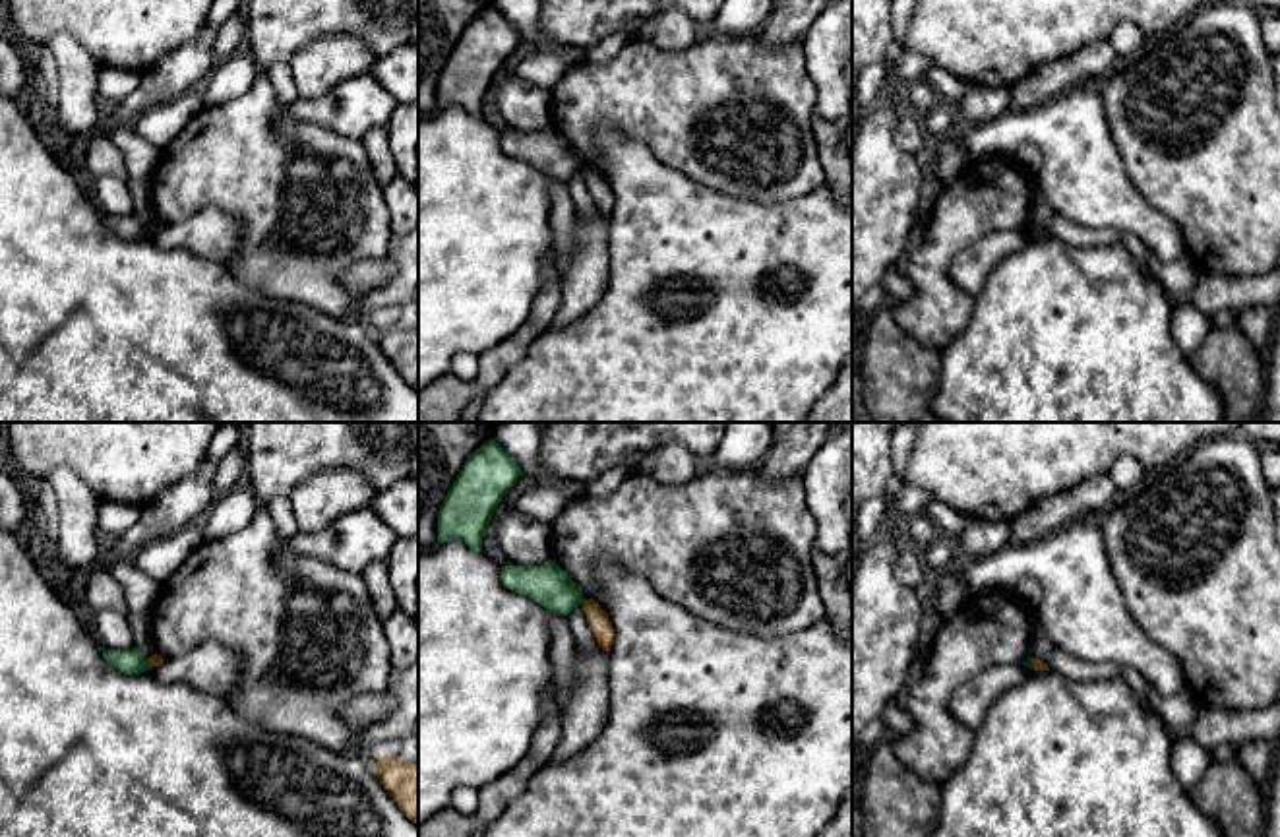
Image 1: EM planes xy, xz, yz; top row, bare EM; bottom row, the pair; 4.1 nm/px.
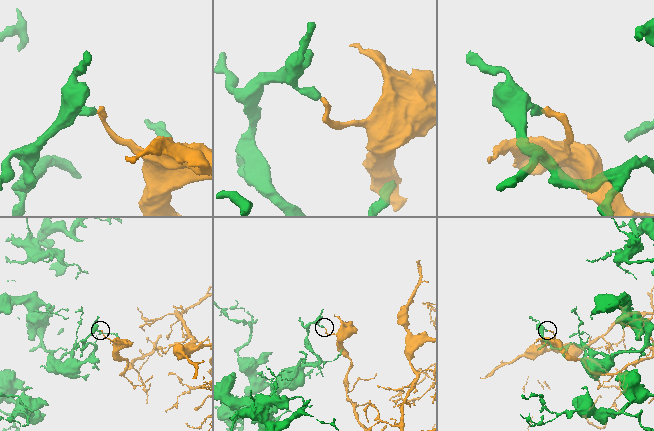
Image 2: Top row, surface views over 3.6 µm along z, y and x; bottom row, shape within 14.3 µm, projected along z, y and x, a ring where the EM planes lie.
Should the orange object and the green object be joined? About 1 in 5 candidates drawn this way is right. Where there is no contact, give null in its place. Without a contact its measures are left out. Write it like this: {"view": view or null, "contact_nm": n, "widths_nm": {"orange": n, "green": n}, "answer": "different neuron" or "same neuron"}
{"view": "xz", "contact_nm": 30, "widths_nm": {"orange": 90, "green": 170}, "answer": "different neuron"}

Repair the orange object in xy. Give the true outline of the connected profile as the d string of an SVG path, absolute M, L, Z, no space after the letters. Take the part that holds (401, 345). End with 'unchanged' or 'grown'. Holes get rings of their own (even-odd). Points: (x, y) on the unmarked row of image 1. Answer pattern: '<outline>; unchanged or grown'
M385 322L376 327L376 341L401 378L418 391L418 329Z; unchanged

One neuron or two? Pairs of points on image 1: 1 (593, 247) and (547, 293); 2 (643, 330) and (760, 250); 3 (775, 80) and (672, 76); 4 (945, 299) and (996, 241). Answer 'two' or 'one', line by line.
1: two
2: one
3: one
4: two

